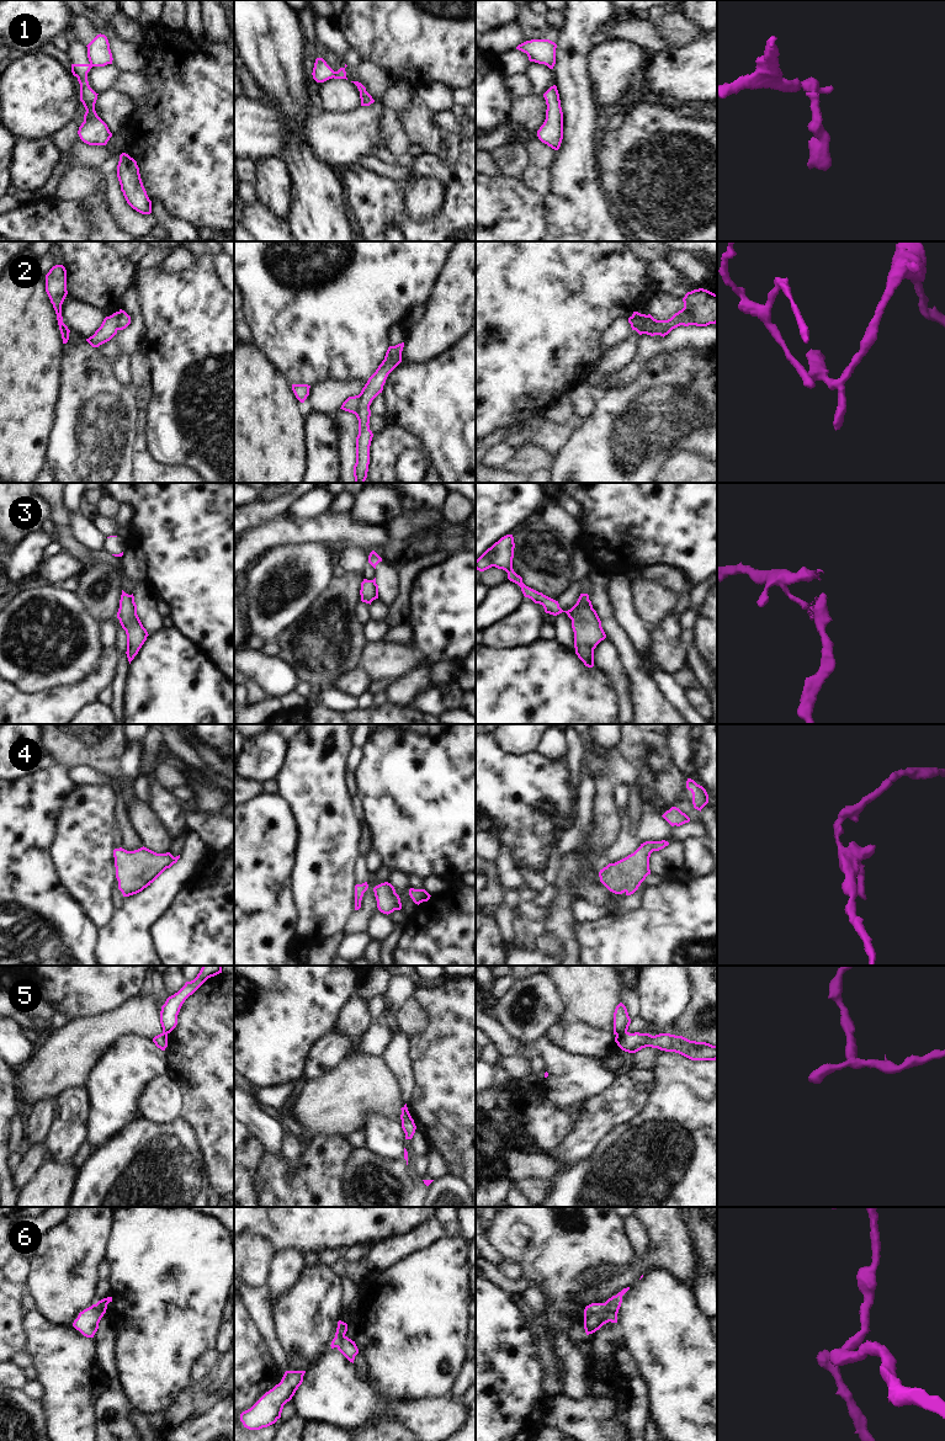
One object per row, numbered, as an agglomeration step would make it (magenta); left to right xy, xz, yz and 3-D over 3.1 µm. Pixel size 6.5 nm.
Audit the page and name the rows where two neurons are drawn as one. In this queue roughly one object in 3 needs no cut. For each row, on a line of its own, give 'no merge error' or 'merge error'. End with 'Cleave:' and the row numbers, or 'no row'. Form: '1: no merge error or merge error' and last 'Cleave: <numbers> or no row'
1: merge error
2: merge error
3: merge error
4: no merge error
5: merge error
6: merge error
Cleave: 1, 2, 3, 5, 6

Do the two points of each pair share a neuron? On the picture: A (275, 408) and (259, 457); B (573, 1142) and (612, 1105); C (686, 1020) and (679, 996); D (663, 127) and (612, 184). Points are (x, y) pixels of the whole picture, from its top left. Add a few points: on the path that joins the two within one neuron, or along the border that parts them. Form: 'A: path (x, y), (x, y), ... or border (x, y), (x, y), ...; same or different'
A: path (263, 420), (259, 424), (259, 445); same
B: path (583, 1134), (603, 1115); same
C: border (691, 983), (690, 1001), (677, 1019); different
D: path (648, 139), (647, 150), (626, 170); same

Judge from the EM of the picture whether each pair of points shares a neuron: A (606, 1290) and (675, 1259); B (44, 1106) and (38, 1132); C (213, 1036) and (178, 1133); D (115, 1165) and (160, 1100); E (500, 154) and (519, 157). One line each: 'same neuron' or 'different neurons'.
A: same neuron
B: same neuron
C: different neurons
D: different neurons
E: same neuron

